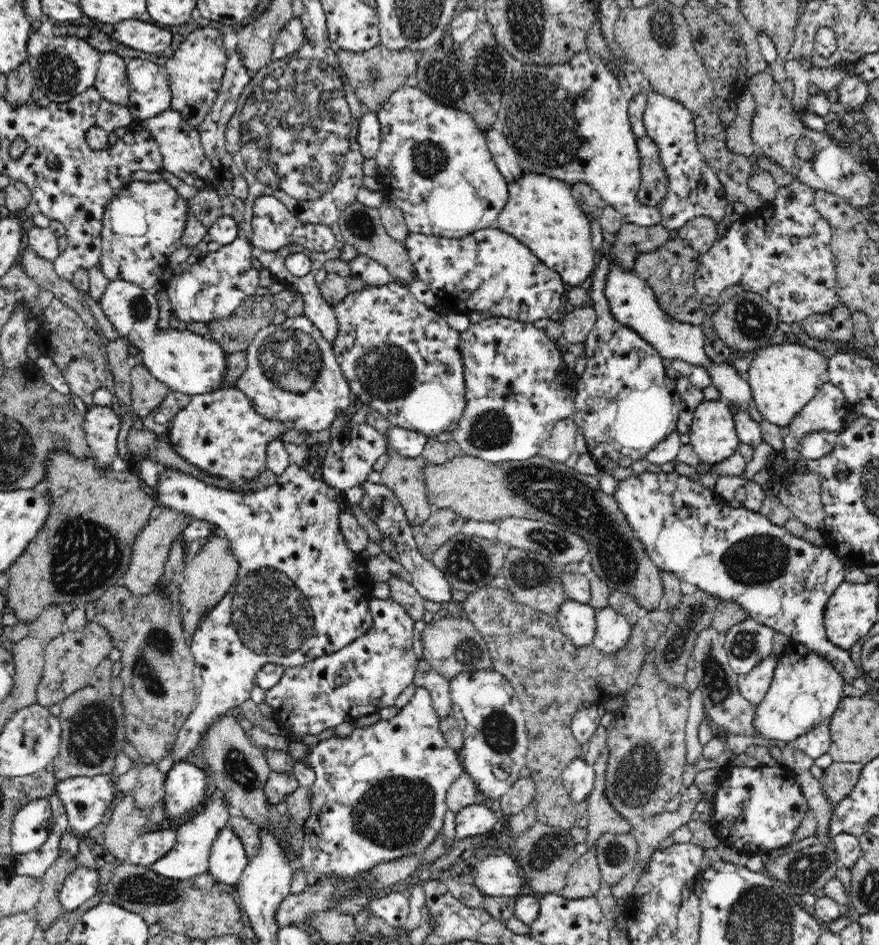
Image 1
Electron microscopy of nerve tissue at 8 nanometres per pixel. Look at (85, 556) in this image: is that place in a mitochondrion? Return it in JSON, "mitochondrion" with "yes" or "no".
{"mitochondrion":"yes"}

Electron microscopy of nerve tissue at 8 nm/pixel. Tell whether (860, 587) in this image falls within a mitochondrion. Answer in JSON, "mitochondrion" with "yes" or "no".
{"mitochondrion":"no"}

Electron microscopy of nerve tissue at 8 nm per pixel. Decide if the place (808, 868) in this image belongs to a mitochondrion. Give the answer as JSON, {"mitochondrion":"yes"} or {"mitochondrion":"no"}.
{"mitochondrion":"yes"}

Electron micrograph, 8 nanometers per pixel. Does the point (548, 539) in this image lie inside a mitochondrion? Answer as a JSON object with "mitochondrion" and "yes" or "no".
{"mitochondrion":"yes"}

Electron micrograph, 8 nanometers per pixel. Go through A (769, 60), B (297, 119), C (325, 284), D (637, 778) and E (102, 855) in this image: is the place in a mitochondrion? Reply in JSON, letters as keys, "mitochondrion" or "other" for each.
{"A":"other","B":"mitochondrion","C":"other","D":"mitochondrion","E":"other"}

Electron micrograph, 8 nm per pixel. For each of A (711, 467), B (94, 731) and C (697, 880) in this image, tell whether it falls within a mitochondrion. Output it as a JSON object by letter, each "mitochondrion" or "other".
{"A":"other","B":"mitochondrion","C":"other"}

